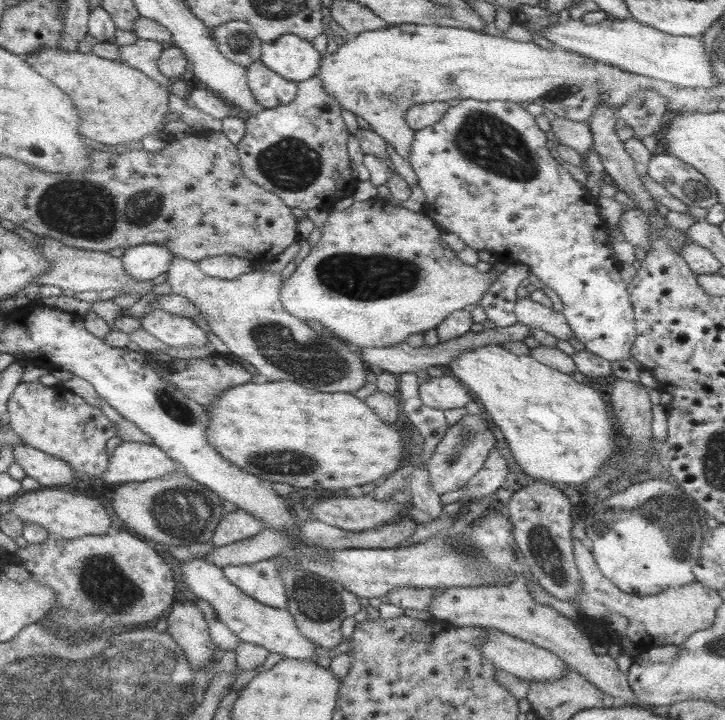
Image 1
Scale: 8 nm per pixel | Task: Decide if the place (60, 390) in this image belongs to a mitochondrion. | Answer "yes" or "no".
no

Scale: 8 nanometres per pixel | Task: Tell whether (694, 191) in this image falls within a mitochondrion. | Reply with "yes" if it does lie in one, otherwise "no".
yes

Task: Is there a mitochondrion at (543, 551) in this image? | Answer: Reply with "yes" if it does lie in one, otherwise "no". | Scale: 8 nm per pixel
yes

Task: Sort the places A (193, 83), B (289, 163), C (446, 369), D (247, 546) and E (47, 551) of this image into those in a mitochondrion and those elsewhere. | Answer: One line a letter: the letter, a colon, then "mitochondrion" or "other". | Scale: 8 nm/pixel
A: other
B: mitochondrion
C: other
D: other
E: other

